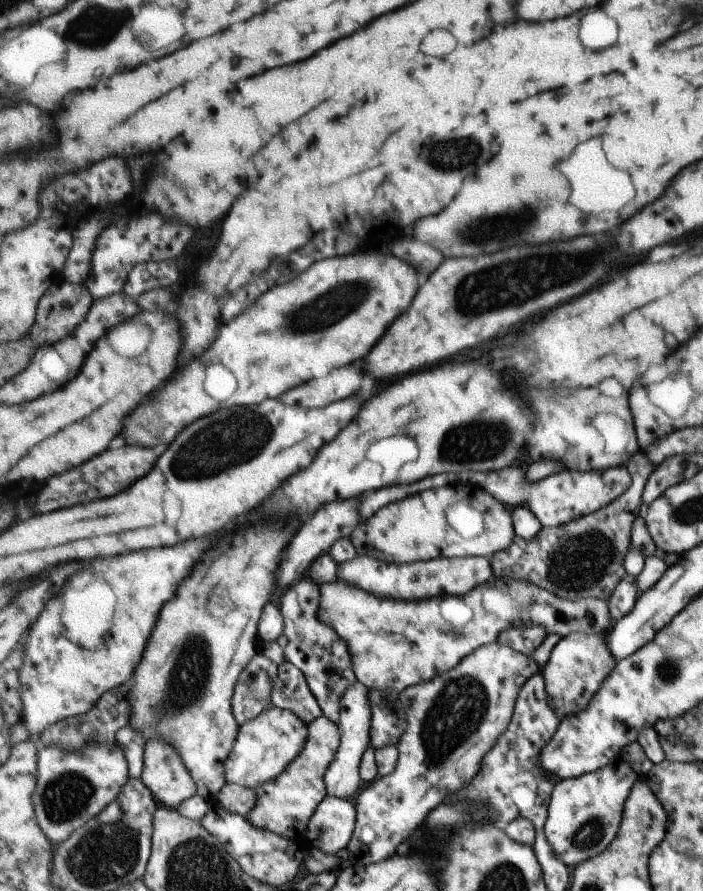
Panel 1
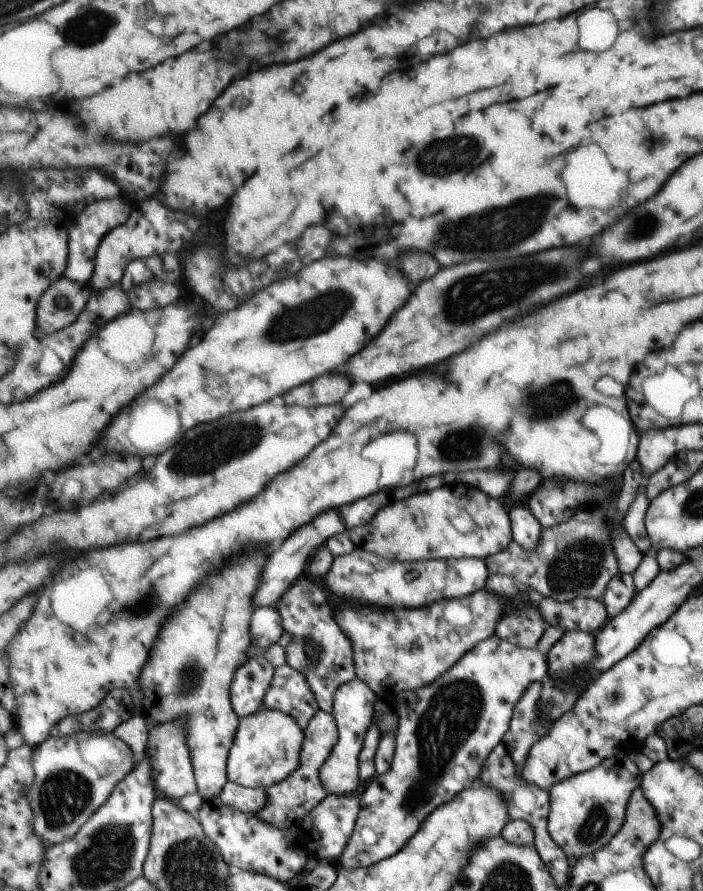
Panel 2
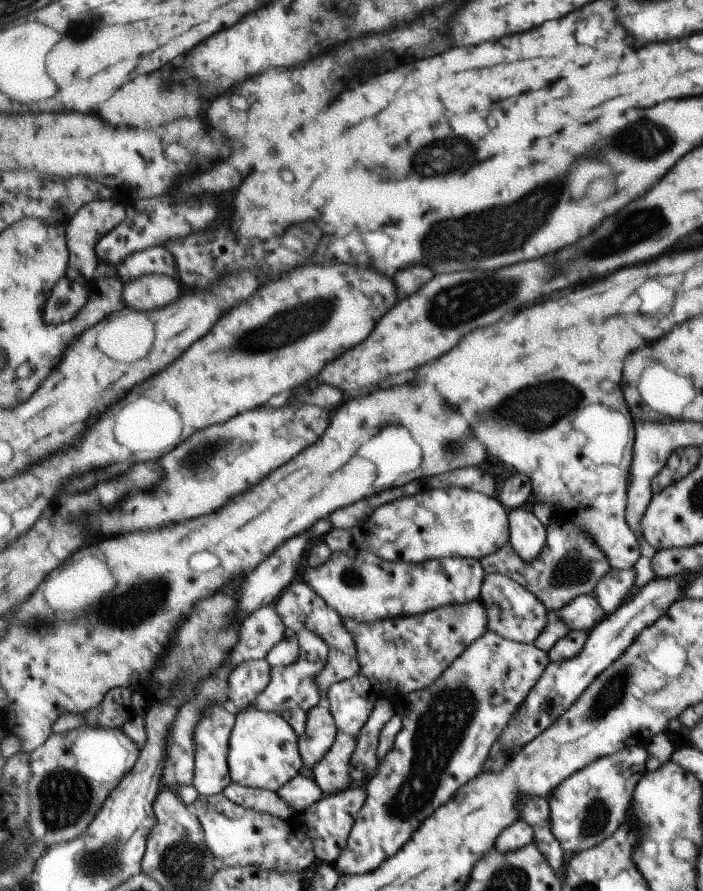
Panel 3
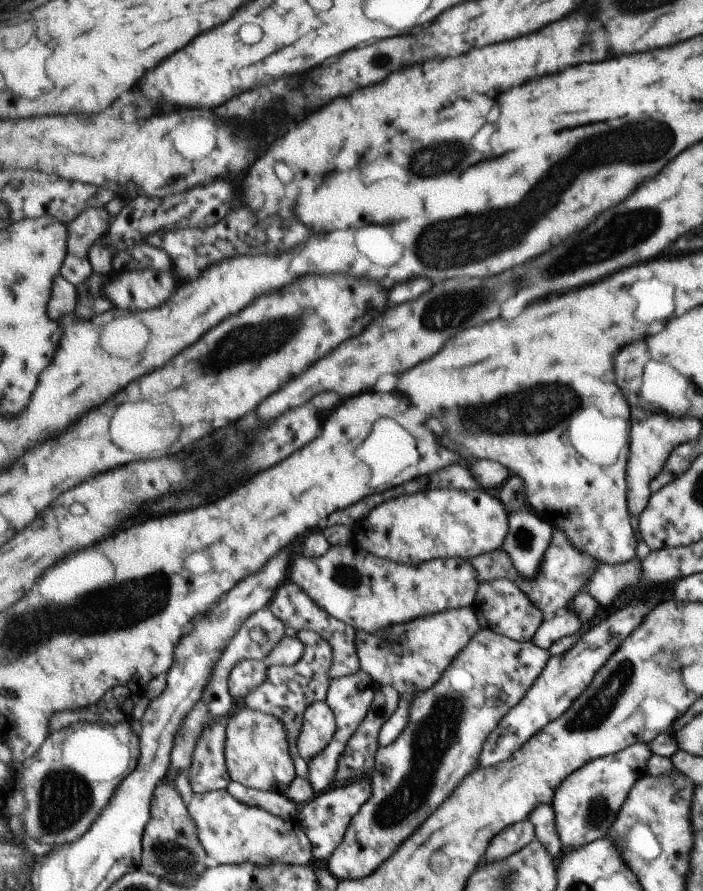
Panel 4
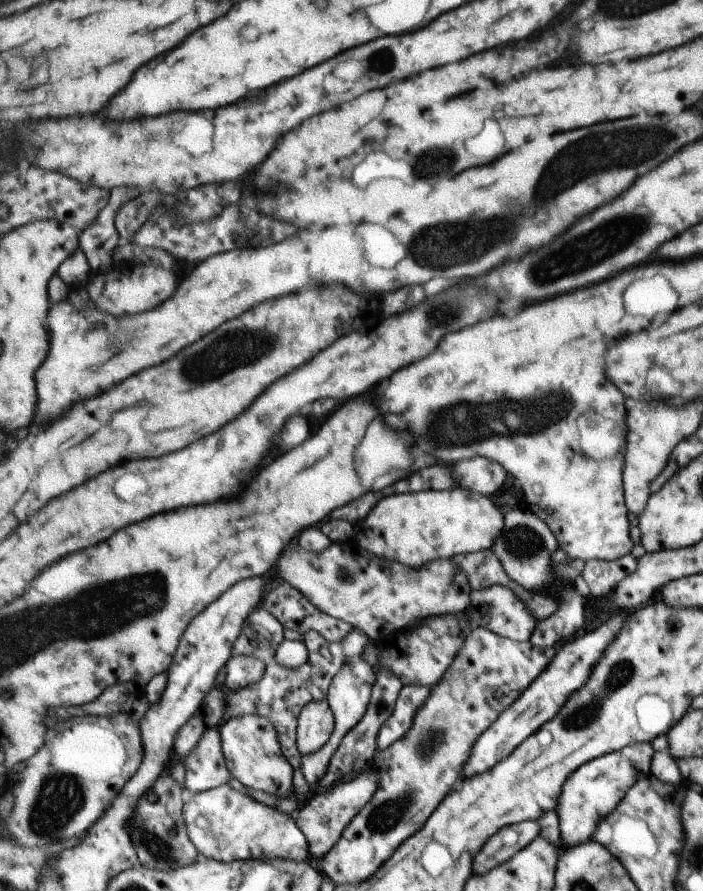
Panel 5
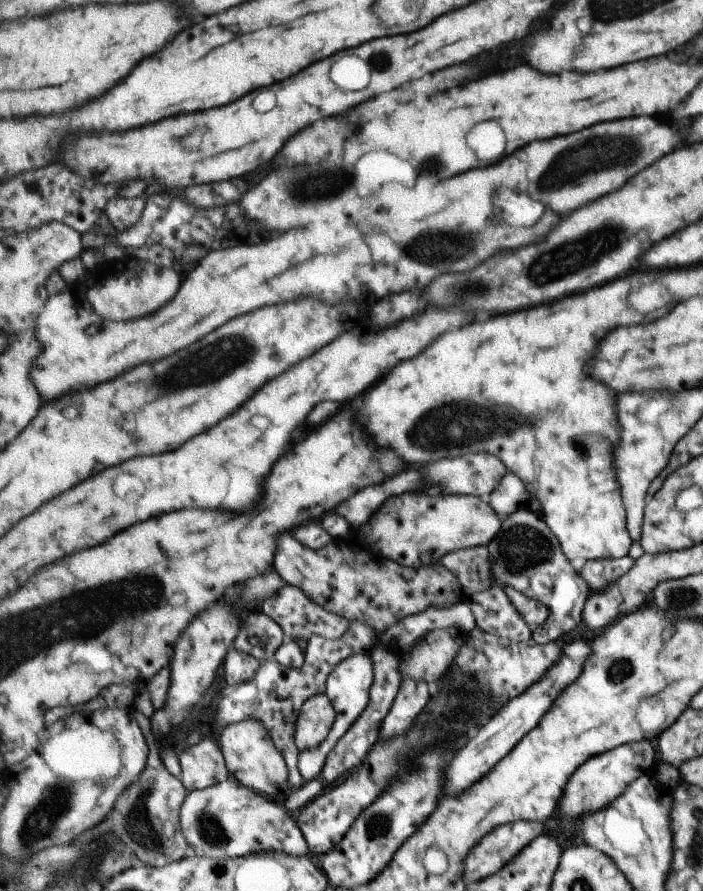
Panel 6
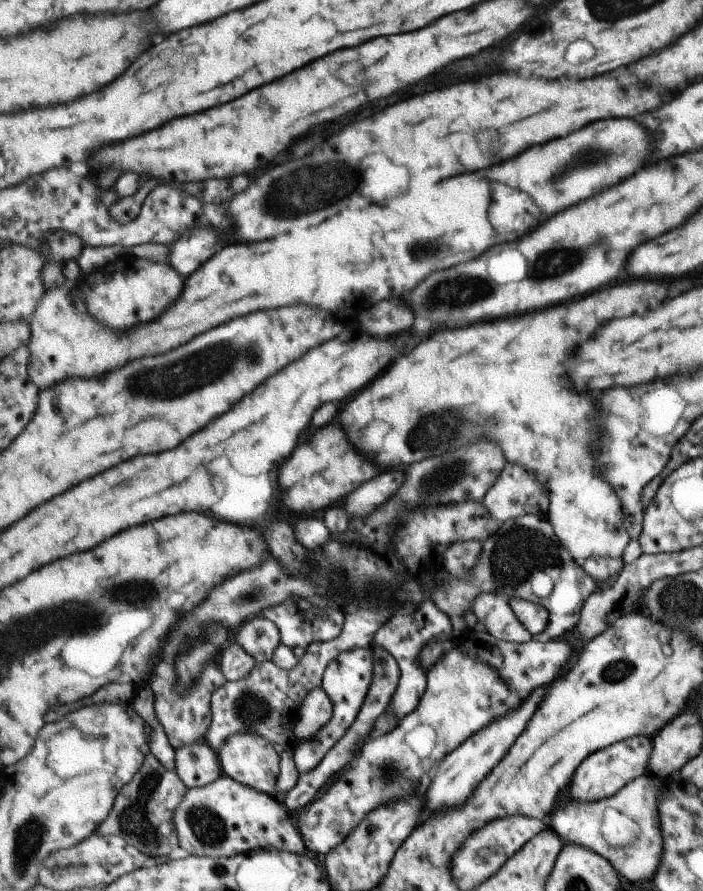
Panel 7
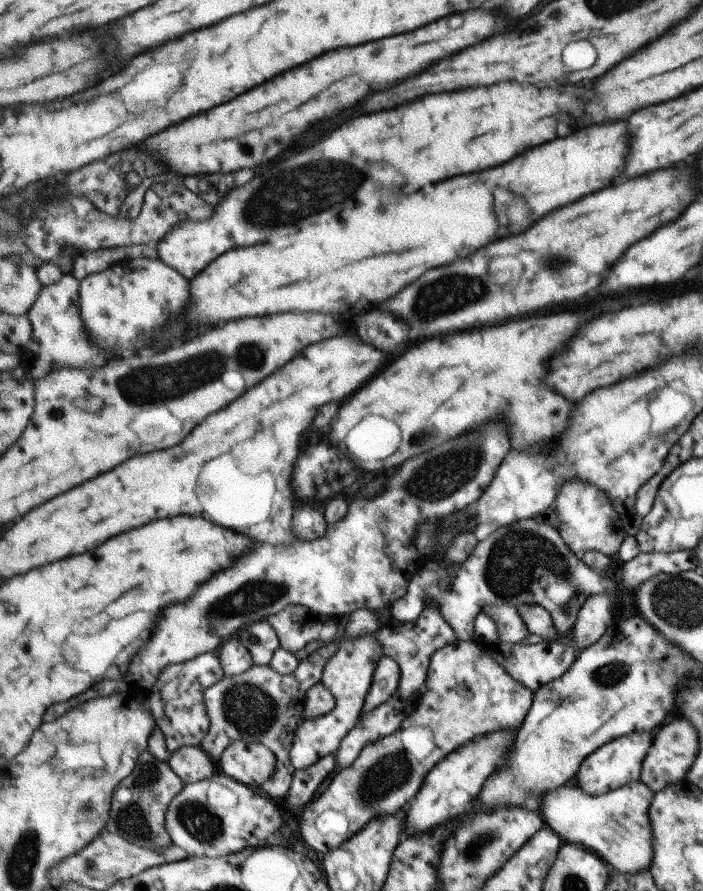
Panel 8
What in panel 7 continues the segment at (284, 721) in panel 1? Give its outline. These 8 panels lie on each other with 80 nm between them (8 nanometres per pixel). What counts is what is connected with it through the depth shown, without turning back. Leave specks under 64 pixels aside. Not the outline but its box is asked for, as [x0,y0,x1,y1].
[219,732,281,796]

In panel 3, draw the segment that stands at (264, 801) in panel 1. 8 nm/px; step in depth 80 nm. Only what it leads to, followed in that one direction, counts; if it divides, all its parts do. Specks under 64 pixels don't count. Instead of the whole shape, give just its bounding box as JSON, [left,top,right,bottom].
[276,703,339,814]

